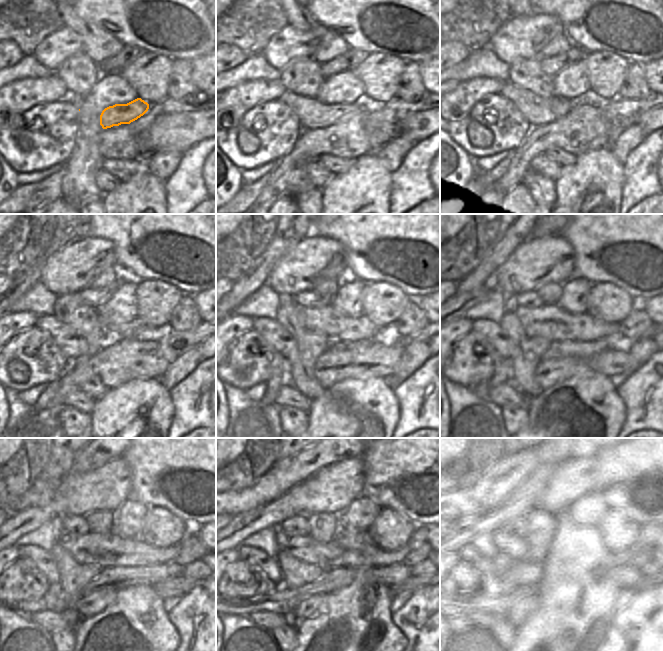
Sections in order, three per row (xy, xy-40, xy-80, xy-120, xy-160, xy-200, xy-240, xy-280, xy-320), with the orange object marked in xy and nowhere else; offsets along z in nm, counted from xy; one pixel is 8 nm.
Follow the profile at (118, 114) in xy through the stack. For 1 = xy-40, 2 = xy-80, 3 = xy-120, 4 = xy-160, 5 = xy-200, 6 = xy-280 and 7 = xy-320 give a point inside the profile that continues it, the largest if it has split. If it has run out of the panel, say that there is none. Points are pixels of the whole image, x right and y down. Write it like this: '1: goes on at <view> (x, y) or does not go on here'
1: goes on at xy-40 (314, 114)
2: goes on at xy-80 (540, 112)
3: goes on at xy-120 (73, 344)
4: goes on at xy-160 (272, 331)
5: goes on at xy-200 (493, 332)
6: goes on at xy-280 (254, 556)
7: goes on at xy-320 (469, 554)

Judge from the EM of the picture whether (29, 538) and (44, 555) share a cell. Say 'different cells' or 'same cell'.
different cells

